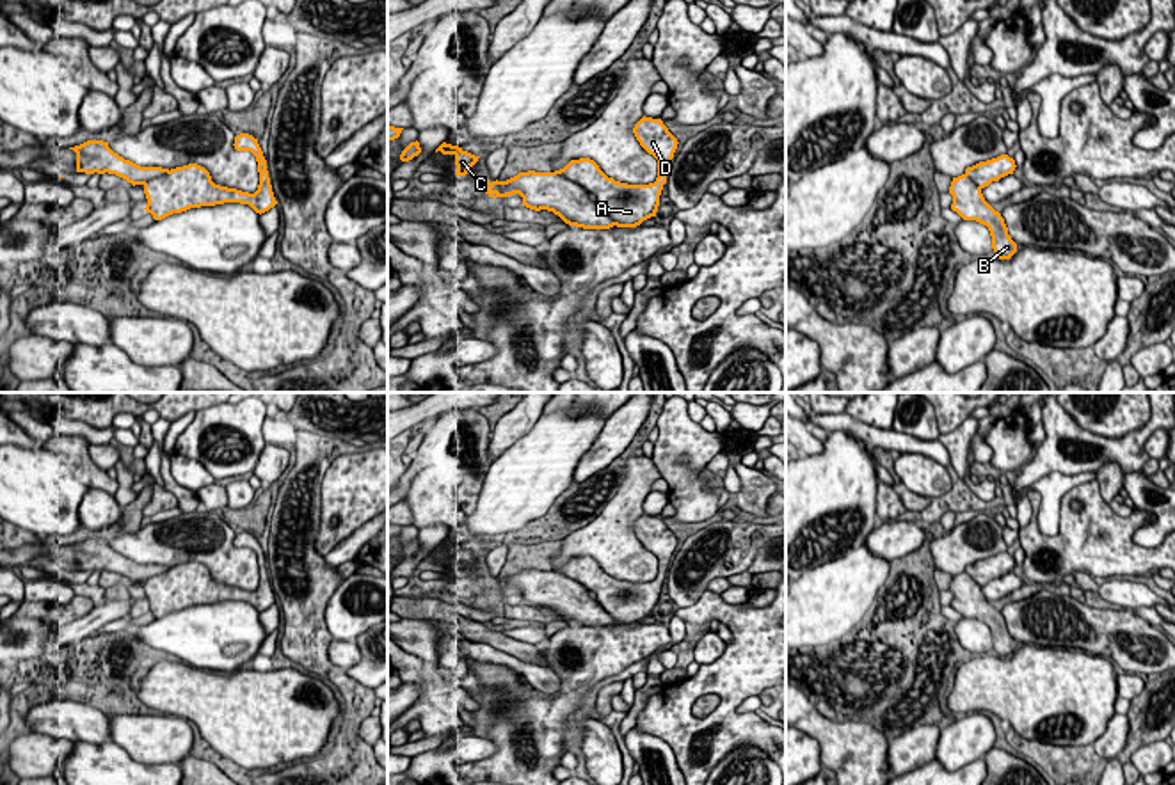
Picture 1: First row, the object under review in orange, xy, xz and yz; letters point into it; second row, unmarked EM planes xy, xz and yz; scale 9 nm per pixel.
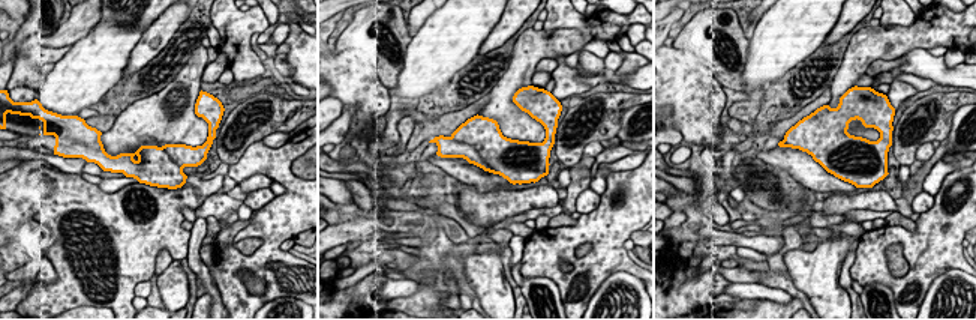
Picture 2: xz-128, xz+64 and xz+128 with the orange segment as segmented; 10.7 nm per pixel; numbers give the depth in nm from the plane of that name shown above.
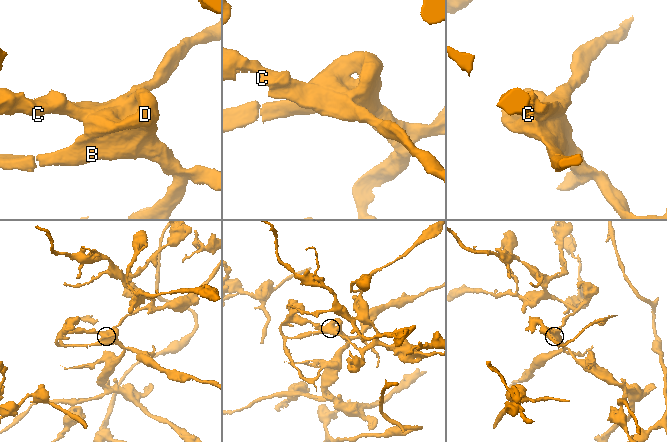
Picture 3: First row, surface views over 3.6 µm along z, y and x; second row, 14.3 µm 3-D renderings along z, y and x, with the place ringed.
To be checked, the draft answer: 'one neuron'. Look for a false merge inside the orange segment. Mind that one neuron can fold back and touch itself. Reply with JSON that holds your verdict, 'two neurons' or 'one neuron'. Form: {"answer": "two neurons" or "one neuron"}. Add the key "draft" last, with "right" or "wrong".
{"answer": "one neuron", "draft": "right"}

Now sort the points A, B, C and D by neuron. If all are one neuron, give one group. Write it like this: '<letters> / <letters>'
A B C D

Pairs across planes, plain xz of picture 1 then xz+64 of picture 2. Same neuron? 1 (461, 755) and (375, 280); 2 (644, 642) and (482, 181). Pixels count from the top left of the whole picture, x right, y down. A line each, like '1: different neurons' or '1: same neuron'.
1: different neurons
2: different neurons

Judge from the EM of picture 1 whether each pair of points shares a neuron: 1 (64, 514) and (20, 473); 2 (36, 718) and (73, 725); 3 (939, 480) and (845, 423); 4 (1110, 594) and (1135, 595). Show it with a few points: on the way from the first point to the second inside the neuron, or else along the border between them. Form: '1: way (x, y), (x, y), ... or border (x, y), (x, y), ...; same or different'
1: way (54, 507), (31, 483); same
2: way (45, 718), (64, 720); same
3: border (900, 453), (923, 453), (941, 464); different
4: way (1115, 594), (1129, 594); same

